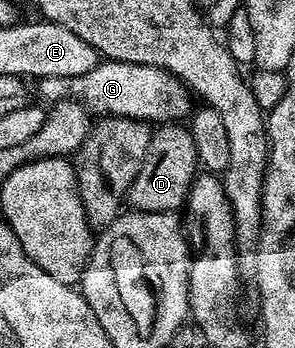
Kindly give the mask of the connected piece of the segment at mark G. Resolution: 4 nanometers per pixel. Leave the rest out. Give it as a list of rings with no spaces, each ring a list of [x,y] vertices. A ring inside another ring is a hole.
[[[114,59],[98,62],[91,73],[83,73],[79,77],[43,77],[36,80],[35,95],[36,98],[38,95],[39,98],[46,99],[41,101],[49,105],[61,100],[81,104],[93,117],[118,117],[138,121],[181,121],[195,107],[189,88],[165,68],[135,65]]]

